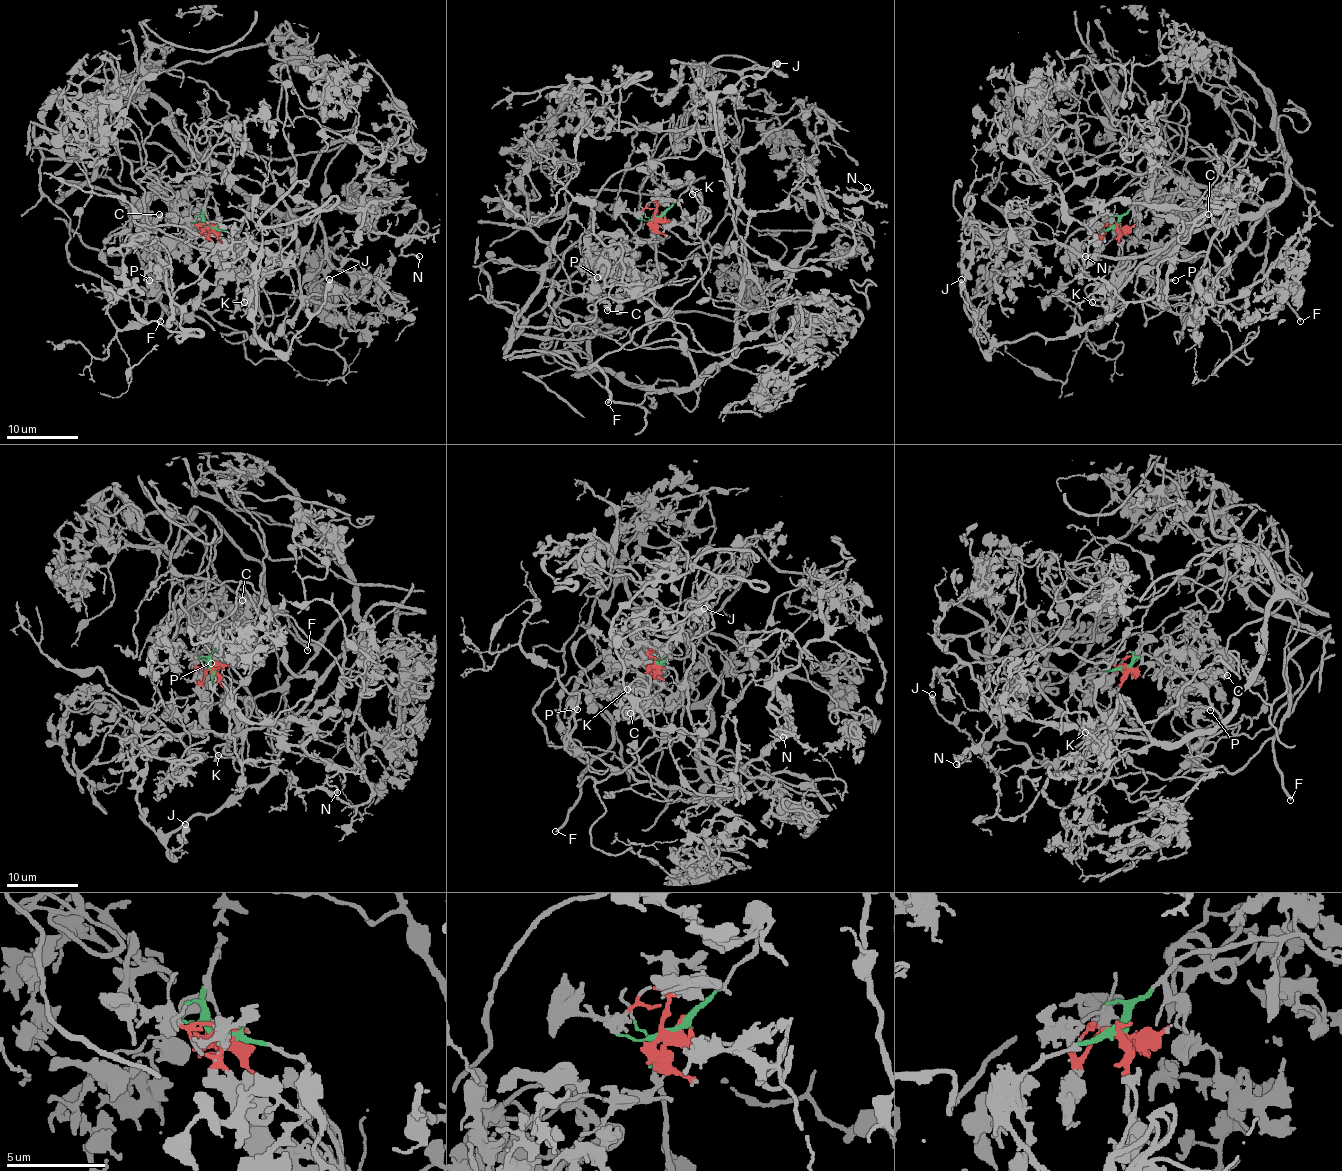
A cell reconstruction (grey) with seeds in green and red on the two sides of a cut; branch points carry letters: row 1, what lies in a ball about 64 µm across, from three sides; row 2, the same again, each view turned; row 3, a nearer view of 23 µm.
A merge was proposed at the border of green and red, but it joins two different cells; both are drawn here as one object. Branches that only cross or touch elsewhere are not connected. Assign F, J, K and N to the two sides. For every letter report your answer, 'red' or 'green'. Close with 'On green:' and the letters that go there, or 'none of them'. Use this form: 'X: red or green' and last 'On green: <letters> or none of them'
F: red
J: green
K: red
N: green
On green: J, N

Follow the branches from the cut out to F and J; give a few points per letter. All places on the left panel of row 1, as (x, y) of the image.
F: (209, 226), (225, 262), (268, 296), (272, 321), (249, 303), (179, 307), (148, 273), (161, 321)
J: (209, 226), (211, 192), (196, 242), (229, 248), (250, 207), (293, 230), (301, 309), (272, 350), (329, 278)

